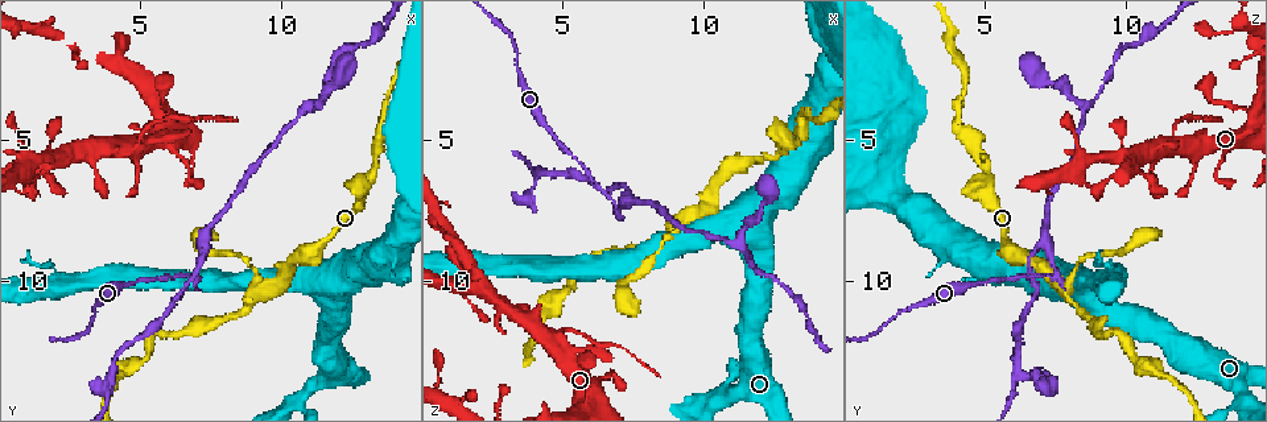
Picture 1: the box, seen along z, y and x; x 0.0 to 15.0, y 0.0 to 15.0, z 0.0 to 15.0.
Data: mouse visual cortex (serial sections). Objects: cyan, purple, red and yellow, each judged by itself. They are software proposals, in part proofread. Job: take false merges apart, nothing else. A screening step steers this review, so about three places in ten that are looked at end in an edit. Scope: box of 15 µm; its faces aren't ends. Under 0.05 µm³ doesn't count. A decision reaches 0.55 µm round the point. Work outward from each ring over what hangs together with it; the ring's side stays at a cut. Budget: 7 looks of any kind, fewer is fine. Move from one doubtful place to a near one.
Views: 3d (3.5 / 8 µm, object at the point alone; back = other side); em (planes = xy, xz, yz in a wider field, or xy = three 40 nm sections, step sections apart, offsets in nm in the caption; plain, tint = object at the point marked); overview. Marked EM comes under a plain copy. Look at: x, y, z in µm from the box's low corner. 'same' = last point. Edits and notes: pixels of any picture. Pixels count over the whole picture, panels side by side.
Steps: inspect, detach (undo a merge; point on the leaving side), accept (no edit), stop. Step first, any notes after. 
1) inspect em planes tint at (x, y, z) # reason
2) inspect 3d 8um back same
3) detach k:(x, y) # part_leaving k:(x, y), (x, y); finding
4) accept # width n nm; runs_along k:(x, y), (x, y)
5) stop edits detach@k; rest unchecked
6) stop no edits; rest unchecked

inspect 3d 3.5um at (4.9, 5.3, 12.0) # looks like a crossing

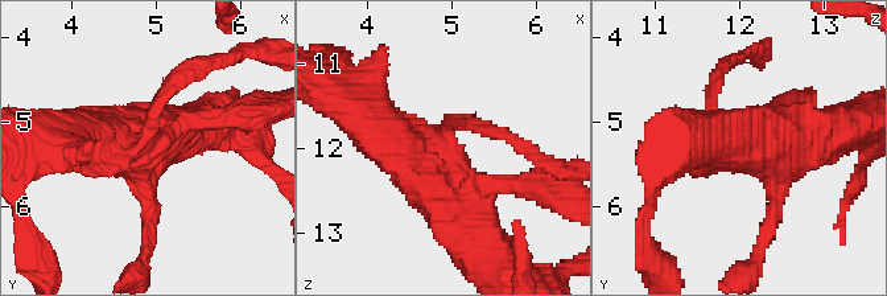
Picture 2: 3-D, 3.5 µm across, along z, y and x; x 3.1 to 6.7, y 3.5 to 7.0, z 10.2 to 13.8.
inspect em xy step 3 tint at (4.85, 5.25, 12.00)

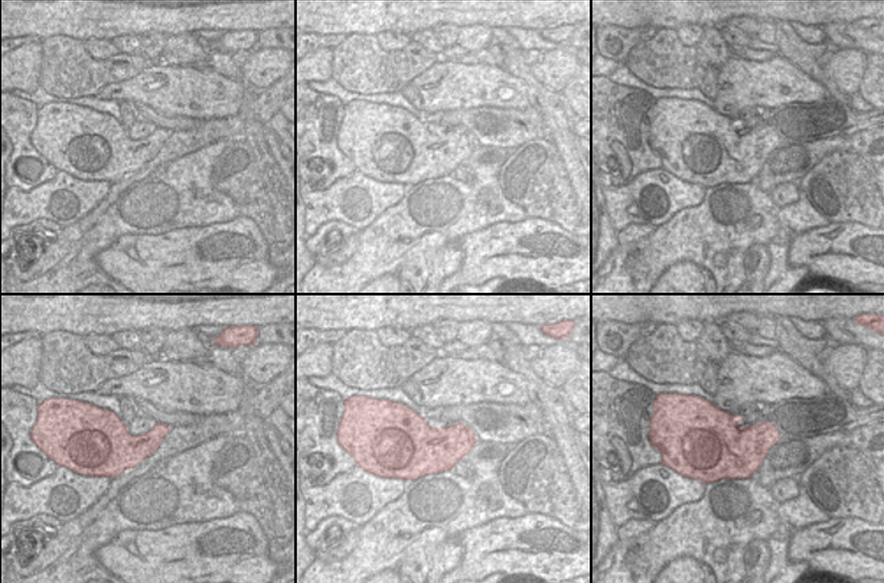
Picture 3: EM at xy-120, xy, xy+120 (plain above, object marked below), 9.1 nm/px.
inspect em xy step 1 tint same # another direction

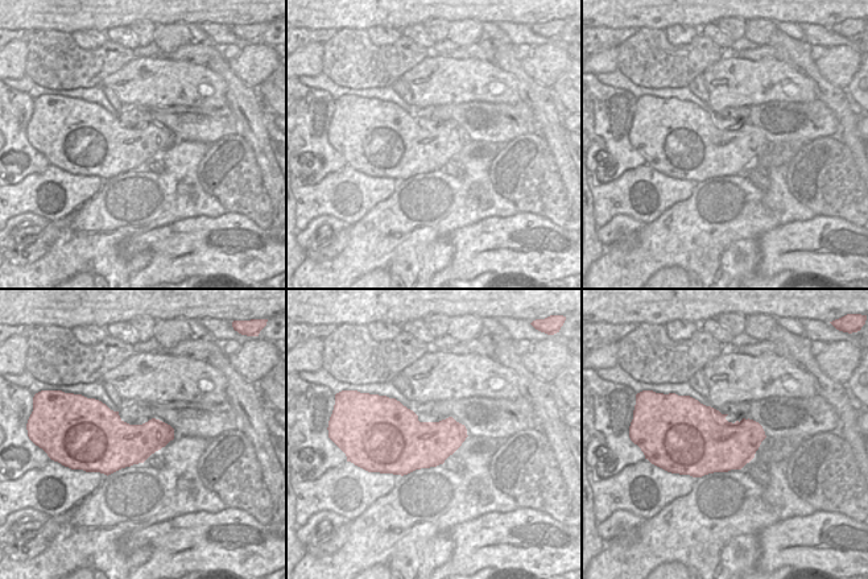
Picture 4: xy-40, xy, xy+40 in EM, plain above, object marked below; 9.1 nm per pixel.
detach 2:(718, 77) # part_leaving 2:(713, 107), (717, 74), (747, 50); two cells meet here

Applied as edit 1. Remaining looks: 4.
inspect overview # see it whole again

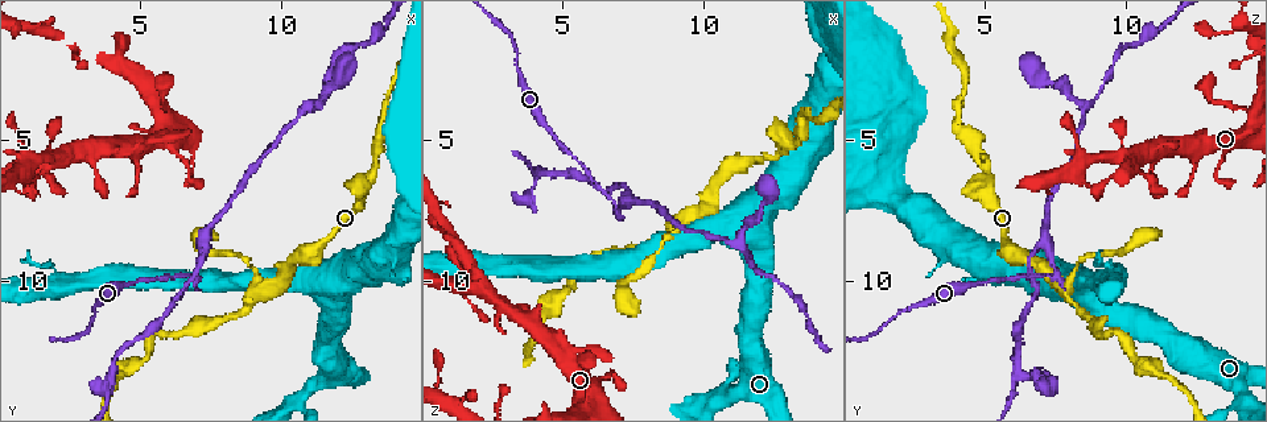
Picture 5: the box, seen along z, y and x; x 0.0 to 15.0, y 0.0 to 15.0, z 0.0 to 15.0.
inspect 3d 3.5um at (1.7, 6.0, 10.1) # arms run side by side

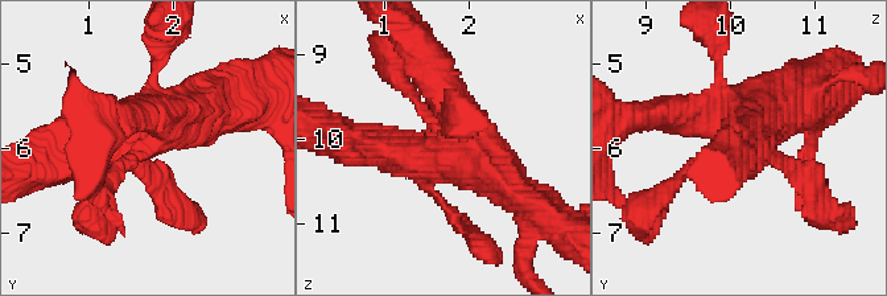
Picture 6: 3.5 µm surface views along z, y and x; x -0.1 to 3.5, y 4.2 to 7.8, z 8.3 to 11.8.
accept # runs_along 6:(532, 205), (471, 157), (432, 66); continuous, no second cell

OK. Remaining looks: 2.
inspect 3d 3.5um at (2.0, 10.1, 9.6)

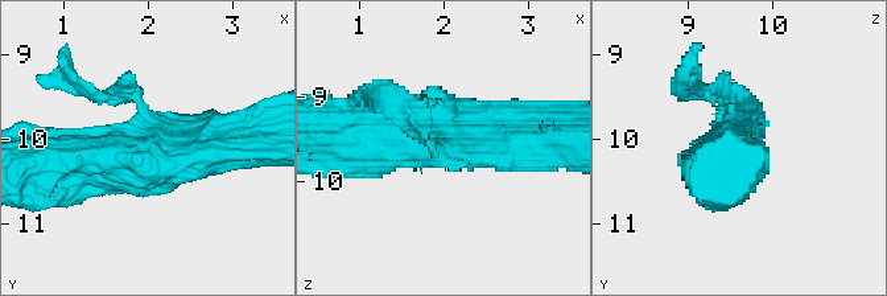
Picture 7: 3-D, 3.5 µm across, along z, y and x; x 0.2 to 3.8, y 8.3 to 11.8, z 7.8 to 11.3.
inspect em xy step 5 tint at (2.00, 10.00, 9.60) # now the EM

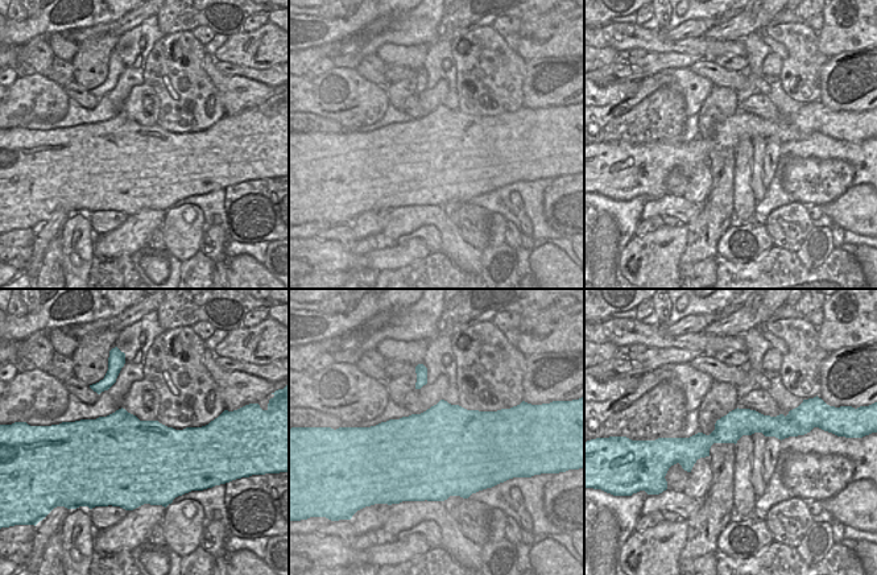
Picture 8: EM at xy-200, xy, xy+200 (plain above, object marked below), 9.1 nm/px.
detach 7:(110, 93) # arms 3; part_leaving 7:(139, 99), (82, 91), (66, 42); a second cell is stuck on

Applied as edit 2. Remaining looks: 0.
stop edits detach@2, detach@7; rest unchecked

